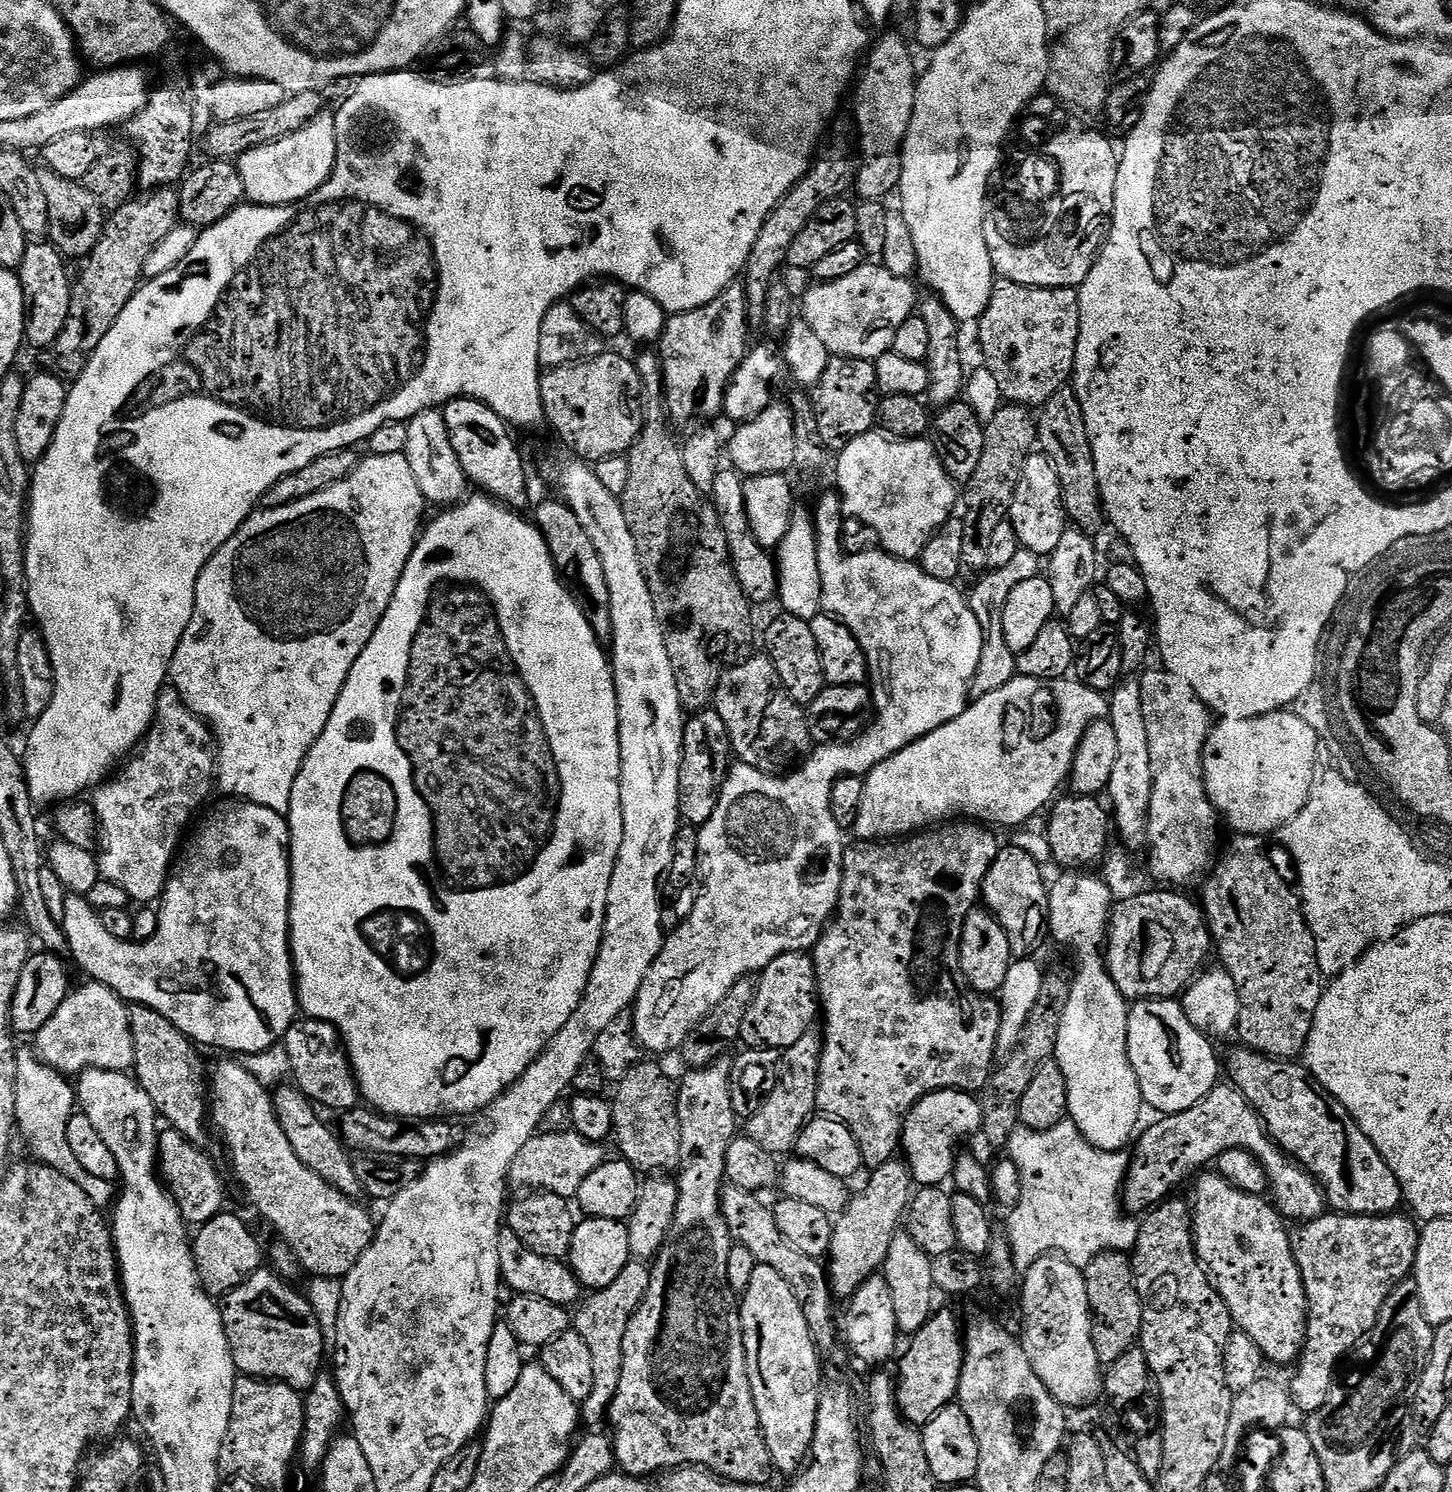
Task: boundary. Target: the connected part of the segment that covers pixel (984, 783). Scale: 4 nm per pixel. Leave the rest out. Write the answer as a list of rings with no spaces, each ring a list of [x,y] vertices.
[[[1017,674],[1010,682],[1006,682],[998,690],[994,690],[985,696],[977,696],[969,703],[968,709],[954,722],[946,722],[938,730],[926,734],[921,740],[912,743],[906,750],[891,756],[882,761],[865,777],[863,798],[859,806],[859,815],[853,826],[853,833],[857,839],[861,840],[892,840],[901,836],[909,835],[921,831],[941,822],[952,822],[957,818],[967,818],[972,822],[983,822],[988,826],[997,826],[996,824],[1005,824],[1012,828],[1015,824],[1024,824],[1031,816],[1036,816],[1040,811],[1047,809],[1049,805],[1057,799],[1060,787],[1065,787],[1072,771],[1072,763],[1076,757],[1080,743],[1086,734],[1088,727],[1098,718],[1096,712],[1096,700],[1098,693],[1090,686],[1081,684],[1076,678],[1065,678],[1063,680],[1039,680]]]

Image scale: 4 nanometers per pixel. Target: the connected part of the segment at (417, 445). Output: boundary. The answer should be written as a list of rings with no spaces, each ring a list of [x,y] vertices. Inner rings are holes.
[[[443,411],[423,412],[407,421],[407,425],[408,442],[403,453],[410,462],[410,470],[414,470],[414,482],[418,482],[418,490],[422,490],[425,501],[429,505],[444,504],[440,506],[455,506],[461,503],[466,496],[464,491],[470,488],[470,481],[462,470],[462,462],[458,462],[458,454],[454,454]]]

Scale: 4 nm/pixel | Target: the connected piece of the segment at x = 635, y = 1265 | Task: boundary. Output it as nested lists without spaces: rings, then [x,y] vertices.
[[[633,1258],[626,1266],[622,1266],[622,1274],[618,1274],[610,1286],[595,1289],[589,1295],[592,1297],[580,1309],[575,1309],[574,1331],[580,1335],[582,1342],[586,1342],[590,1358],[594,1358],[598,1366],[619,1366],[622,1362],[622,1338],[626,1338],[626,1328],[630,1326],[630,1320],[634,1318],[642,1298],[646,1298],[646,1290],[650,1290],[651,1273],[647,1263]]]

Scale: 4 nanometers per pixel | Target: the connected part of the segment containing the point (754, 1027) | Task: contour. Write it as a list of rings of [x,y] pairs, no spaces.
[[[808,952],[782,954],[759,973],[754,1002],[742,1018],[739,1043],[744,1048],[774,1048],[783,1050],[794,1046],[802,1034],[813,1031],[818,1020],[820,987],[816,977],[816,964]]]

